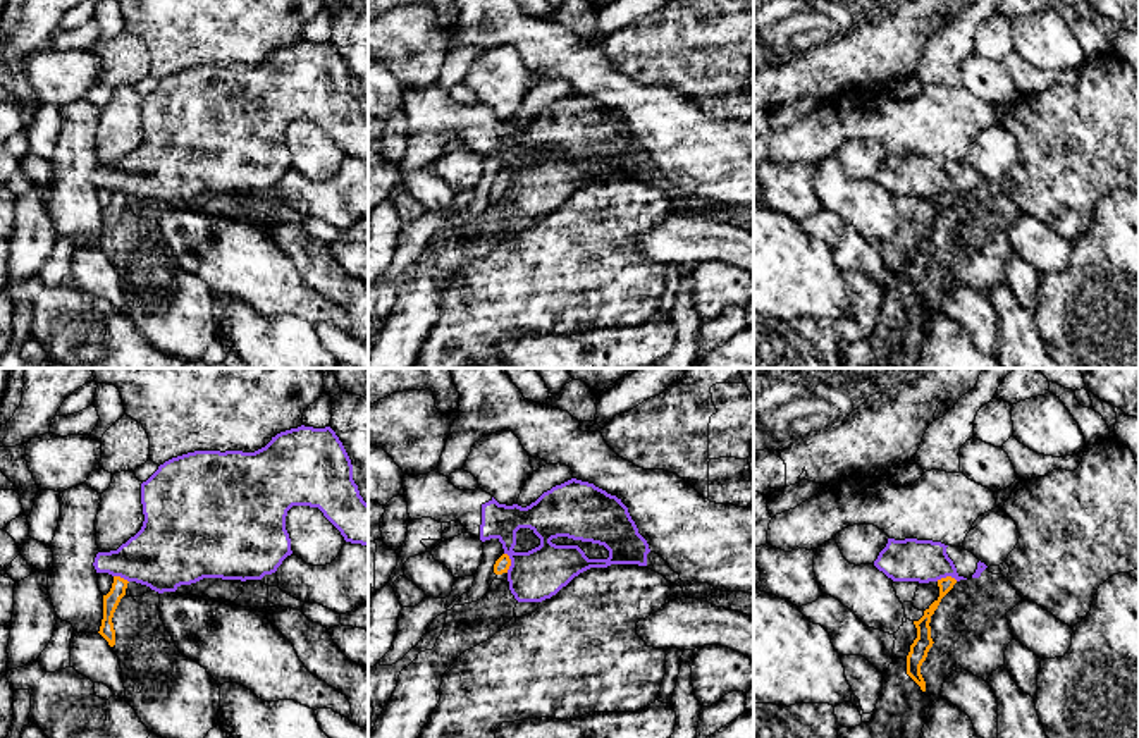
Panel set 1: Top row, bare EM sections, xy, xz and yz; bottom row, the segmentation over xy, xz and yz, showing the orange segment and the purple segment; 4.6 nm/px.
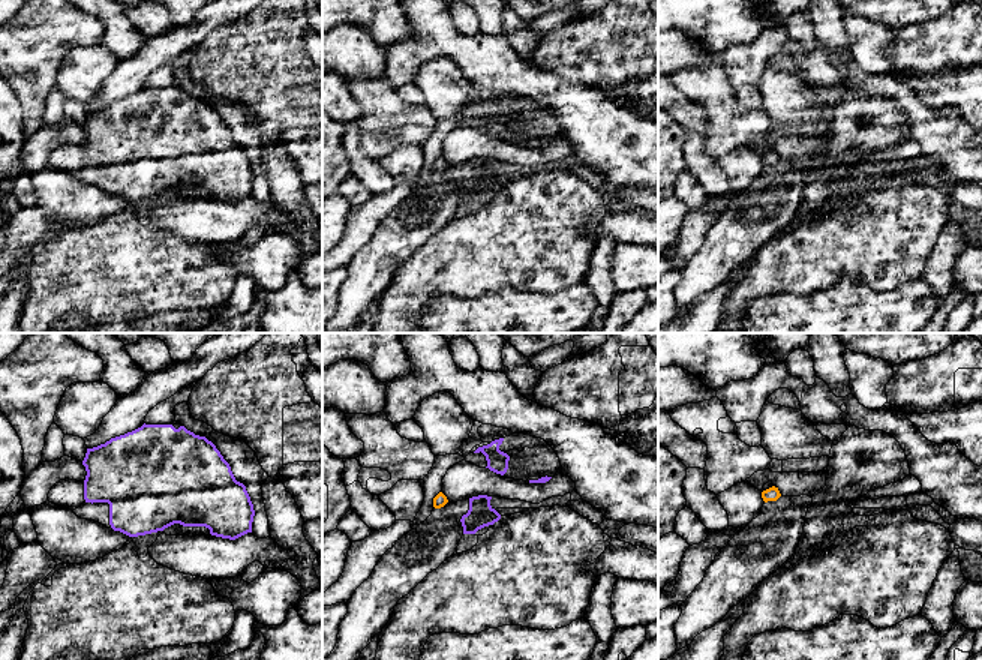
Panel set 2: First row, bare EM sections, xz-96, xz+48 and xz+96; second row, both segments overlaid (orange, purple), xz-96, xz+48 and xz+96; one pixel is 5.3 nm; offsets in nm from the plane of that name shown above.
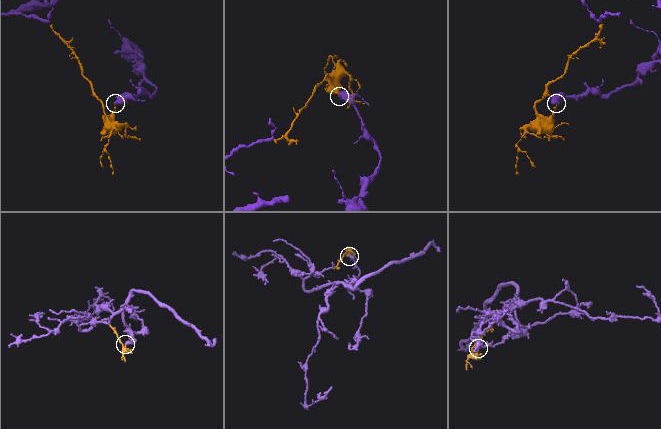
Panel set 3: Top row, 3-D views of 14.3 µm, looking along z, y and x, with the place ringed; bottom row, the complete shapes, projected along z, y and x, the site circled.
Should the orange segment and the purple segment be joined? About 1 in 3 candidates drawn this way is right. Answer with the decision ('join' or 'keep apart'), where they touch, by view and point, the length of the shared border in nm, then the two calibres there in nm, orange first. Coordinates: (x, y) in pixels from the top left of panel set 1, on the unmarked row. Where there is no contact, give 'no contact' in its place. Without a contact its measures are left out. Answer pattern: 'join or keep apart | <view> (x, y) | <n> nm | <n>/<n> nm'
keep apart | xz (510, 178) | 100 nm | 70/240 nm

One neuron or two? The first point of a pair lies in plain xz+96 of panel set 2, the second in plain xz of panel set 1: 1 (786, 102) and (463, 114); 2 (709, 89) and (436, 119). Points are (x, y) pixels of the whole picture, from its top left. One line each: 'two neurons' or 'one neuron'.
1: two neurons
2: one neuron

